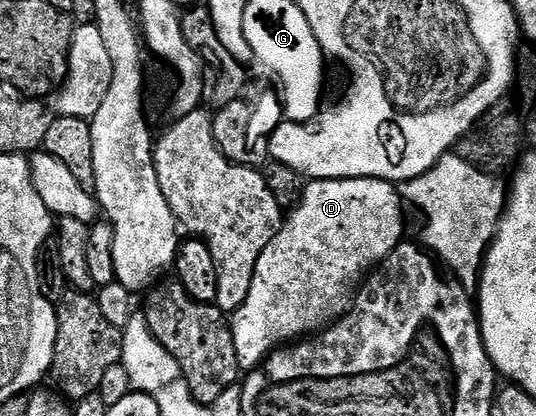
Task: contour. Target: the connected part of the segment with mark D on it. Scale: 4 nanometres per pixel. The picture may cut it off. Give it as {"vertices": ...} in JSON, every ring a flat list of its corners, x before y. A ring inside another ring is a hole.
{"vertices":[[359,176,357,180,309,179,304,185,304,193,299,204,287,213,286,219,276,232,276,237,268,243,266,250,262,250,262,254,258,258,258,266,254,266,254,282,250,282,250,294,246,294,246,302,242,302,242,306,237,312,231,313,230,323,232,326,232,337,234,338,234,350,238,354,238,362,241,369,259,369,274,350,287,345,289,342,299,341,309,334,319,333,325,326,335,324,351,308,360,285,364,283,369,273,375,269,377,264,382,263,405,239,403,207,405,208,405,205,402,203,402,197,397,185,387,180,371,180,365,176]]}

